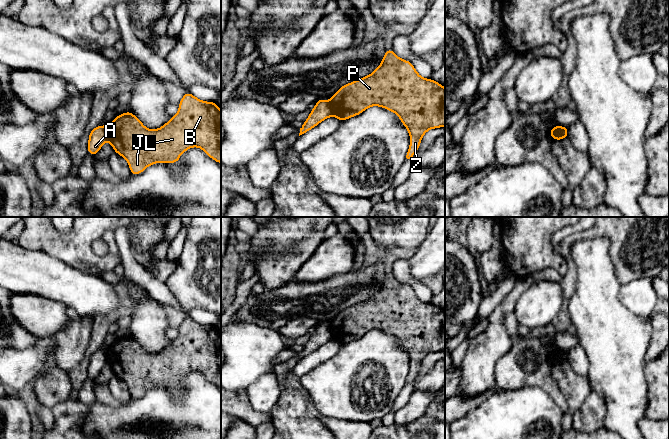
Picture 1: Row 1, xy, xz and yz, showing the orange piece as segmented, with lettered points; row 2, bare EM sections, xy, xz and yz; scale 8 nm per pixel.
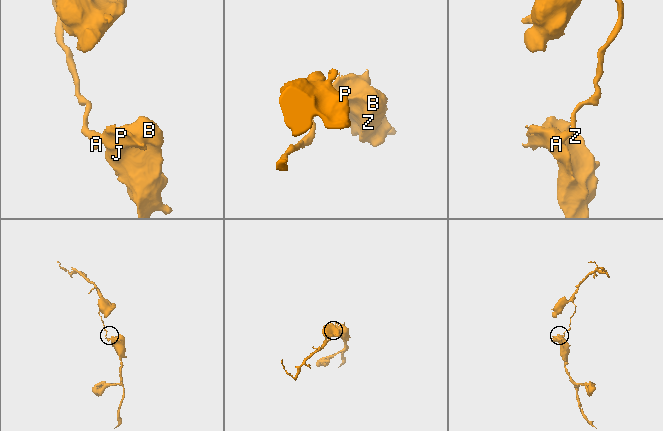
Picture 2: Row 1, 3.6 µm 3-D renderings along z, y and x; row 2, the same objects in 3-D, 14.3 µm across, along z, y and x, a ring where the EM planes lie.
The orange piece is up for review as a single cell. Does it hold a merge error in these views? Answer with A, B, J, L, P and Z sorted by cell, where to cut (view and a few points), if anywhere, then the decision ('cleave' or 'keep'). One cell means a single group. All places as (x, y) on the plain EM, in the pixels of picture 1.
A / B J L P Z | yz (560, 350), (560, 355), (551, 360) | cleave

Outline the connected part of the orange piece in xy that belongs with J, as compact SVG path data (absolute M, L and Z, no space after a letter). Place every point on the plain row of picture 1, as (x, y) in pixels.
M185 316L178 328L179 335L161 352L150 354L131 336L117 339L107 352L108 365L114 376L124 381L131 399L141 398L148 390L180 385L180 378L191 371L201 372L211 383L221 388L221 334L215 326L204 326Z

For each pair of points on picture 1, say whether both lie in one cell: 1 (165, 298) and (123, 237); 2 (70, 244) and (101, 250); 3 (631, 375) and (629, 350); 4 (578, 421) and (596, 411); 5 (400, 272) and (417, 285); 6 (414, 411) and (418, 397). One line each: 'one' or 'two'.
1: one
2: two
3: one
4: one
5: one
6: one

